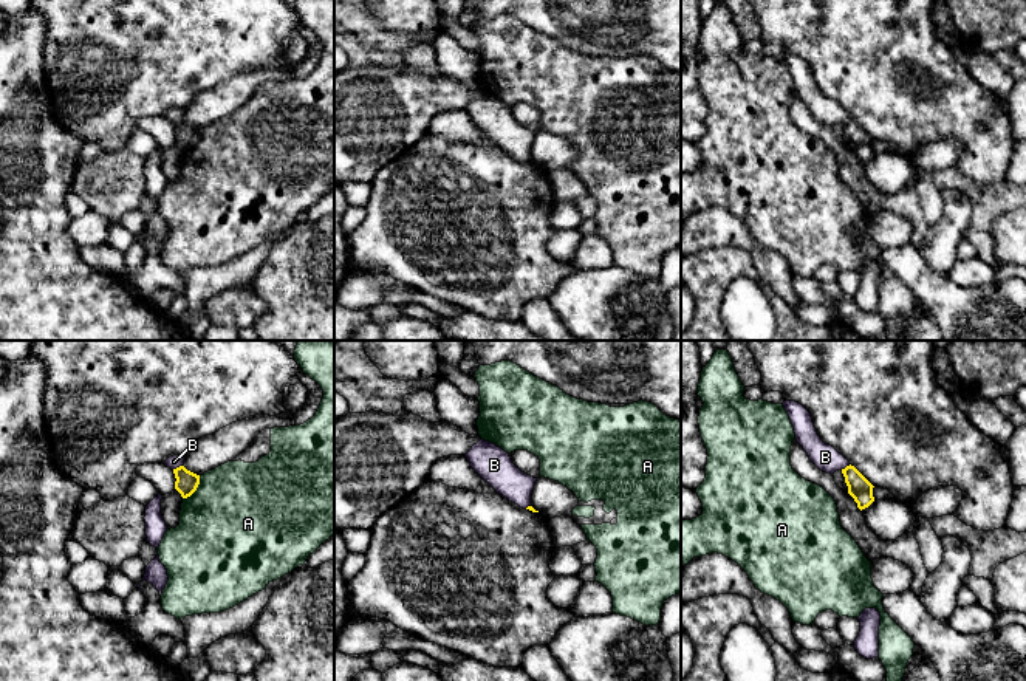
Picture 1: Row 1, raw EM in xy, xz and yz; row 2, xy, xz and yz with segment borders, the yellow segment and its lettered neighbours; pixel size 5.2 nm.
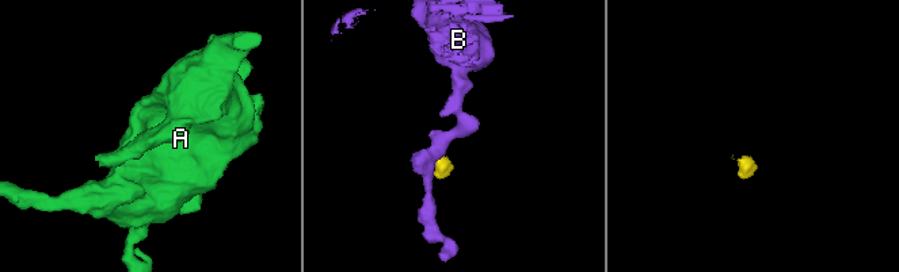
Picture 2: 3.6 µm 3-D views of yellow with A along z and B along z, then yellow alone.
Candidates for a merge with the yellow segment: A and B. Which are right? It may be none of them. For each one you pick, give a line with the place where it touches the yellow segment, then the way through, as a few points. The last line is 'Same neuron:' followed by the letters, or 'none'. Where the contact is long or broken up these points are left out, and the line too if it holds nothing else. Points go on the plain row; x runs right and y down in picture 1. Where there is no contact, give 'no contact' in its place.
B: xy (177, 121)
Same neuron: B

